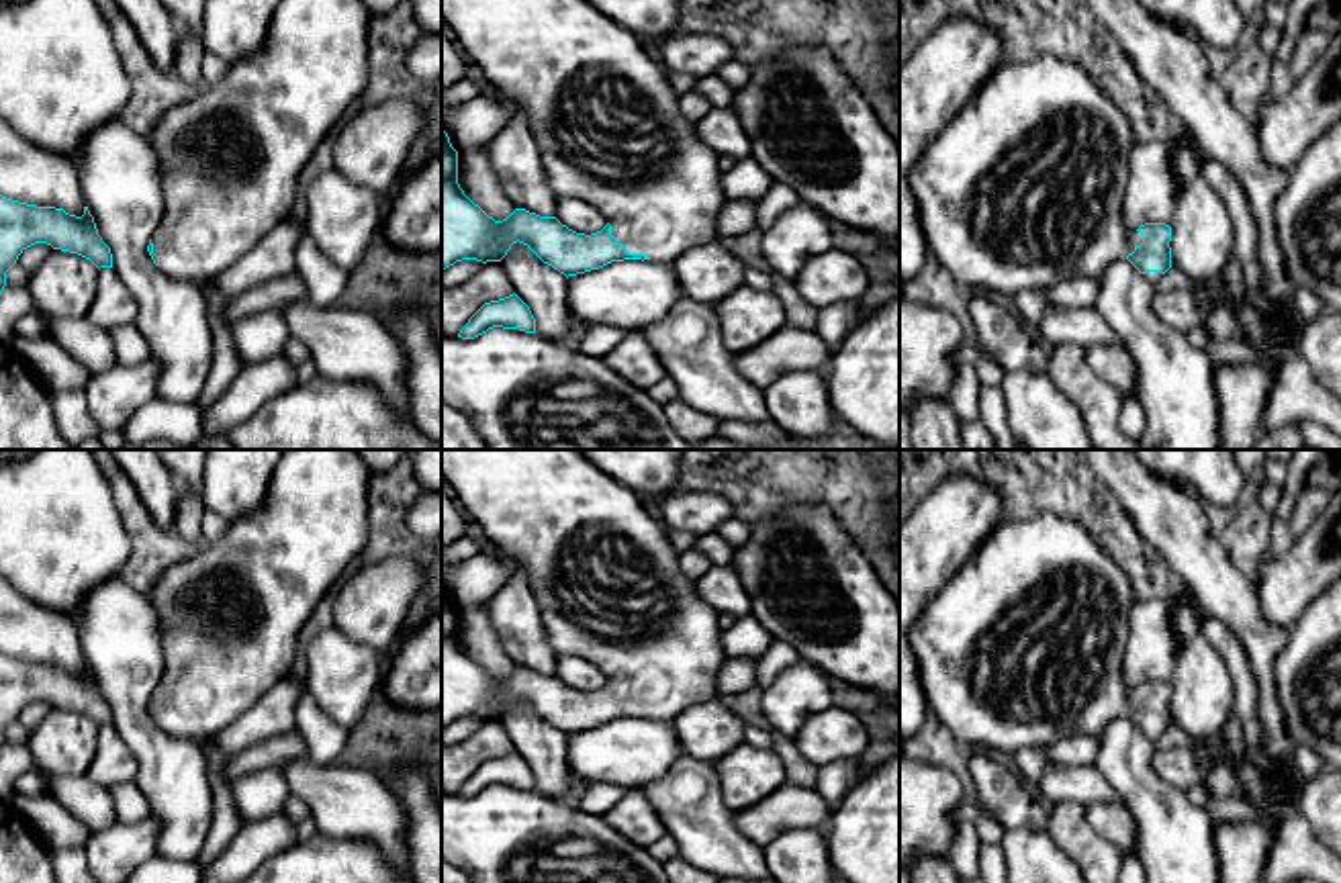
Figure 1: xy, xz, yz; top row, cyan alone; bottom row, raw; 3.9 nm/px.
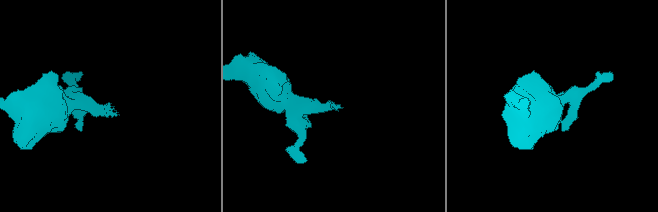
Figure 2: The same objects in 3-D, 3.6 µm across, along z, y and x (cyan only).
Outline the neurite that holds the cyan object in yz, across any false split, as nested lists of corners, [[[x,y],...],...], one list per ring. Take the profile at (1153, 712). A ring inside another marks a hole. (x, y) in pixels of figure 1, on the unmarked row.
[[[1038,515],[1026,521],[1000,521],[996,529],[977,546],[963,566],[938,589],[934,599],[916,619],[910,642],[920,668],[922,691],[928,711],[971,750],[1002,750],[1016,754],[1024,748],[1049,748],[1071,736],[1098,736],[1110,722],[1126,715],[1153,744],[1163,740],[1171,726],[1171,685],[1165,681],[1145,681],[1130,689],[1124,681],[1124,652],[1128,642],[1128,615],[1137,595],[1128,574],[1096,544],[1088,529],[1069,517]]]

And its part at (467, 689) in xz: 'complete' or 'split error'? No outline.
split error

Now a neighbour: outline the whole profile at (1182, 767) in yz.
[[[1155,748],[1153,752],[1157,777],[1184,791],[1202,783],[1212,762],[1212,756],[1202,748]]]

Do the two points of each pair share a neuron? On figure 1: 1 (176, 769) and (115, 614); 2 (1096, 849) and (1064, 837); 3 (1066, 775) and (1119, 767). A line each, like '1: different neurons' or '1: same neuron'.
1: same neuron
2: same neuron
3: different neurons

